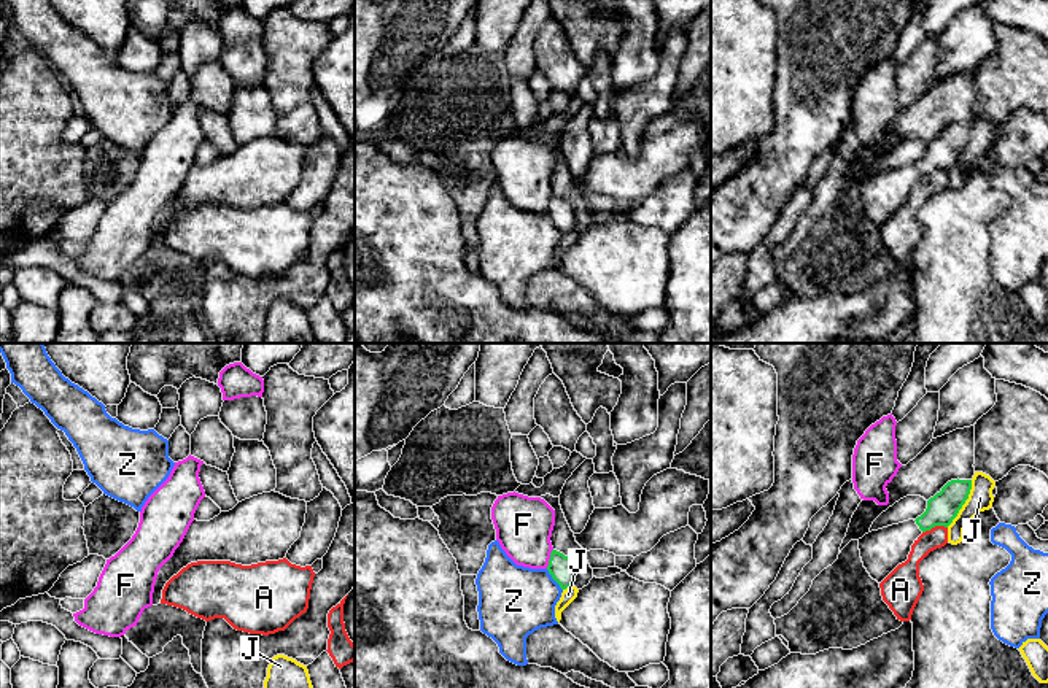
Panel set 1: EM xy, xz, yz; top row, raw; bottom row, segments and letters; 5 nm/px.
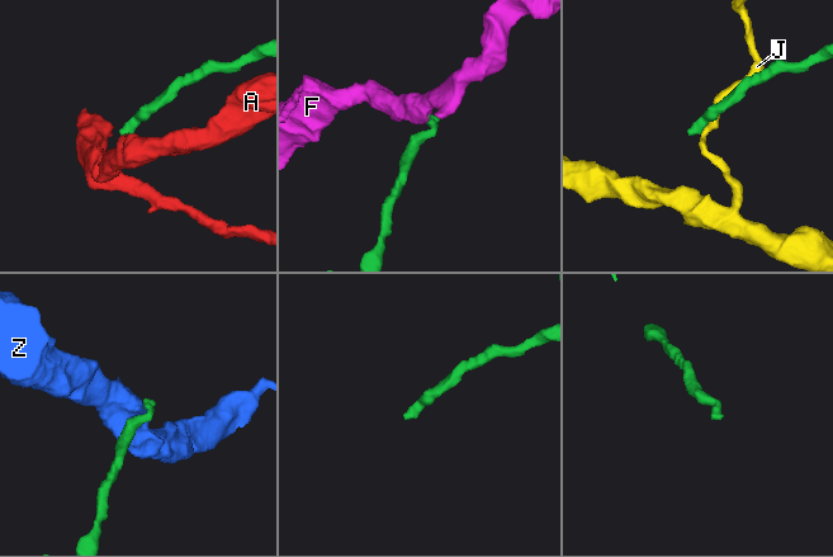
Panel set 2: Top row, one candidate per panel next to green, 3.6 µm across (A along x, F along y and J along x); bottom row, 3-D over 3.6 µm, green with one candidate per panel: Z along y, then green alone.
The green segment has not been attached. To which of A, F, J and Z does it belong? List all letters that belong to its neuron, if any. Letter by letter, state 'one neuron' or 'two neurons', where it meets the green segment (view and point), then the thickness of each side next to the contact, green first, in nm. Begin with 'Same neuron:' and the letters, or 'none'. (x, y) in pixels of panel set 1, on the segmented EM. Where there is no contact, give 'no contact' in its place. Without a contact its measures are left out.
Same neuron: none
A: two neurons | yz (934, 526) | 160/110 nm
F: two neurons | xz (551, 558) | 130/300 nm
J: two neurons | yz (964, 502) | 160/120 nm
Z: two neurons | xz (554, 579) | 130/360 nm

